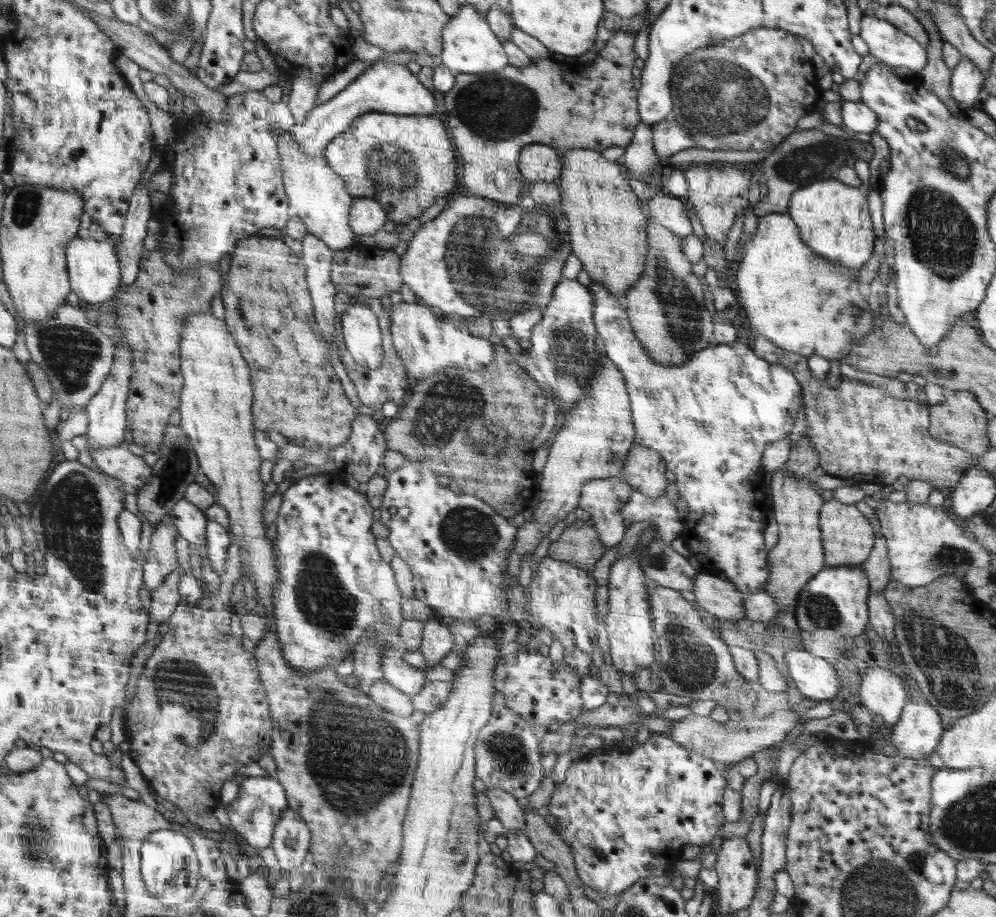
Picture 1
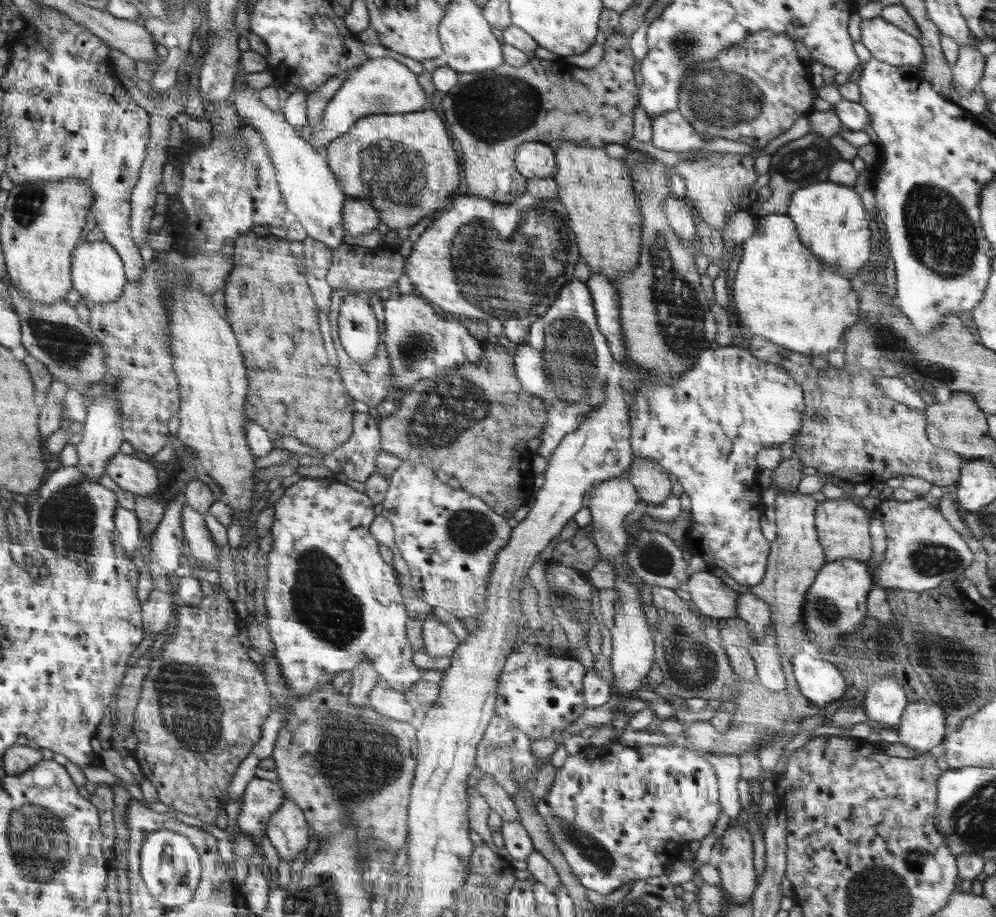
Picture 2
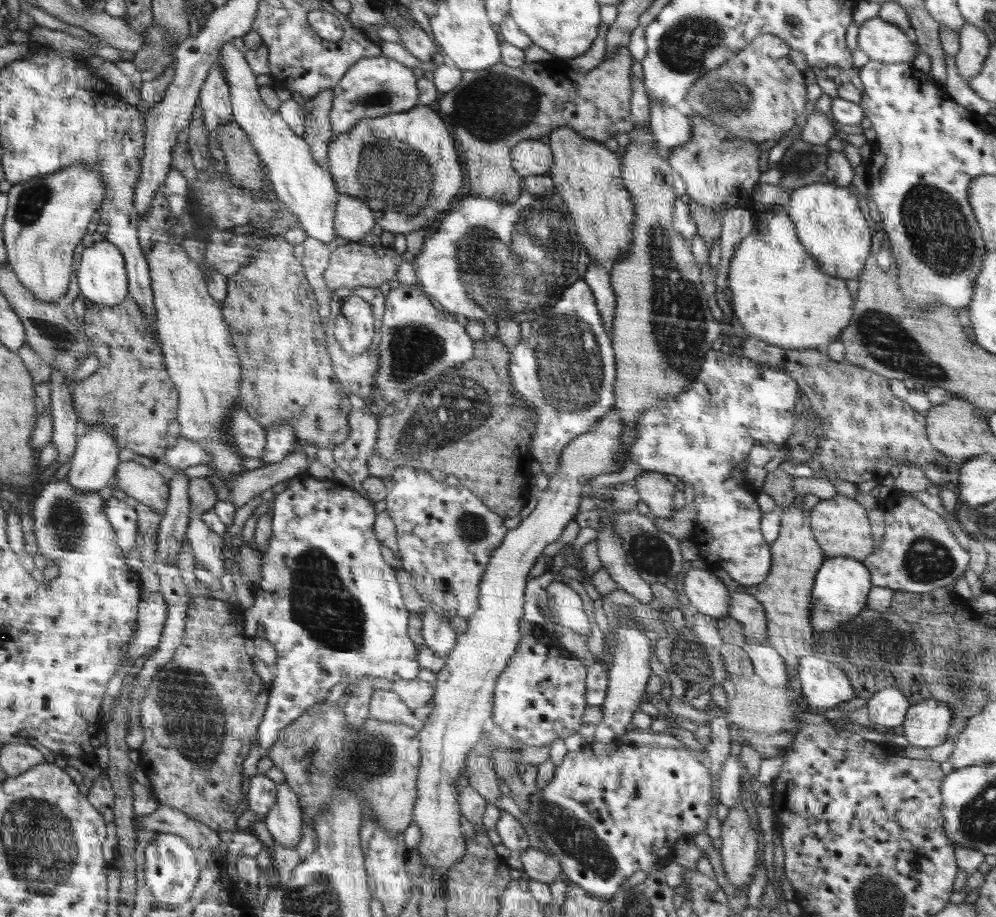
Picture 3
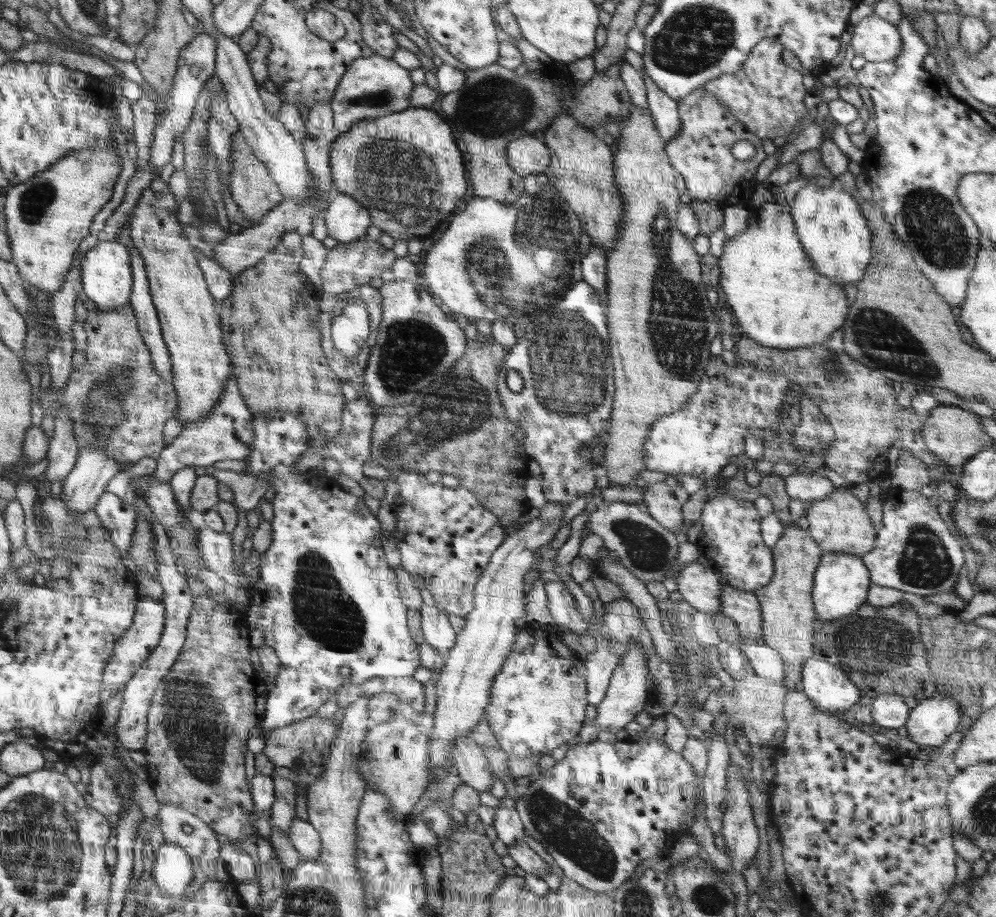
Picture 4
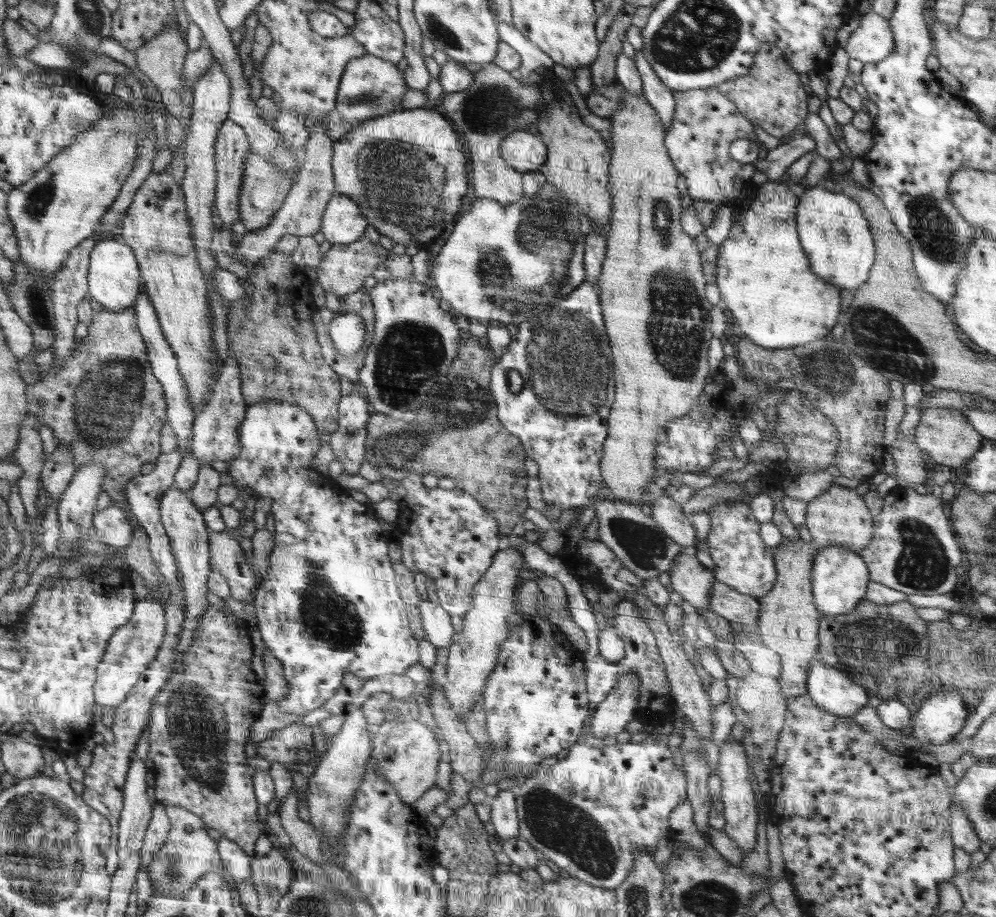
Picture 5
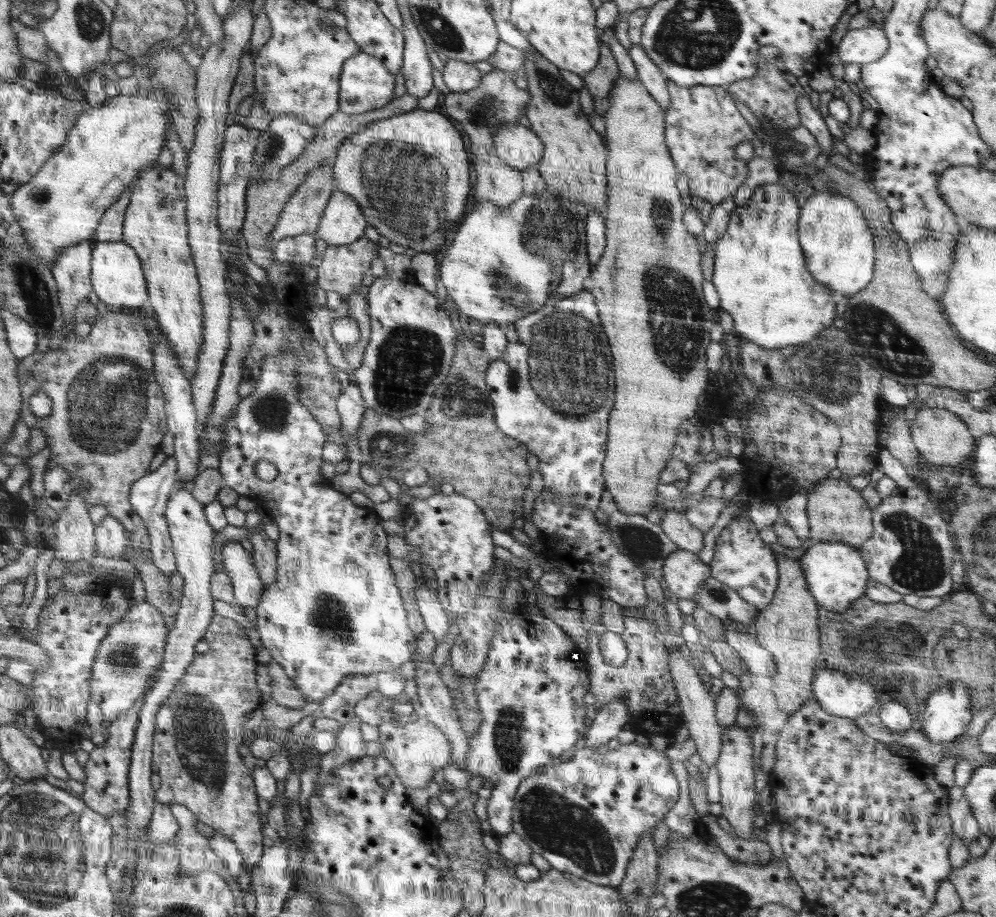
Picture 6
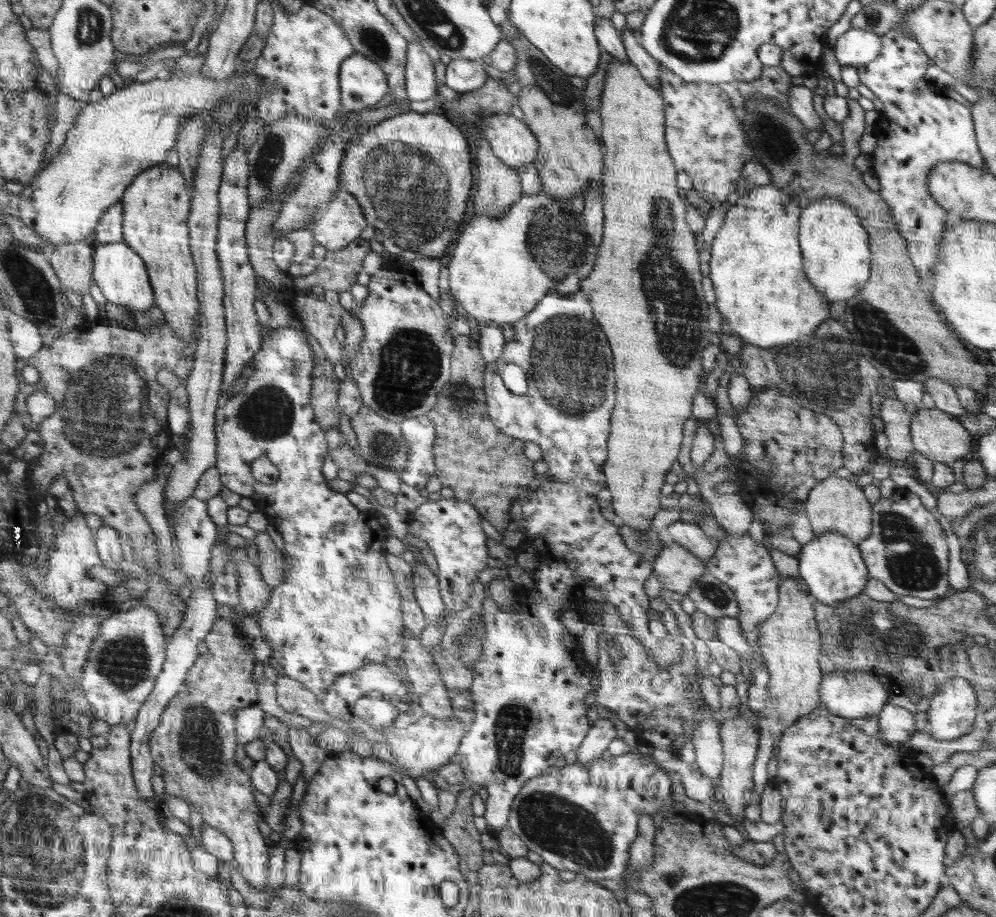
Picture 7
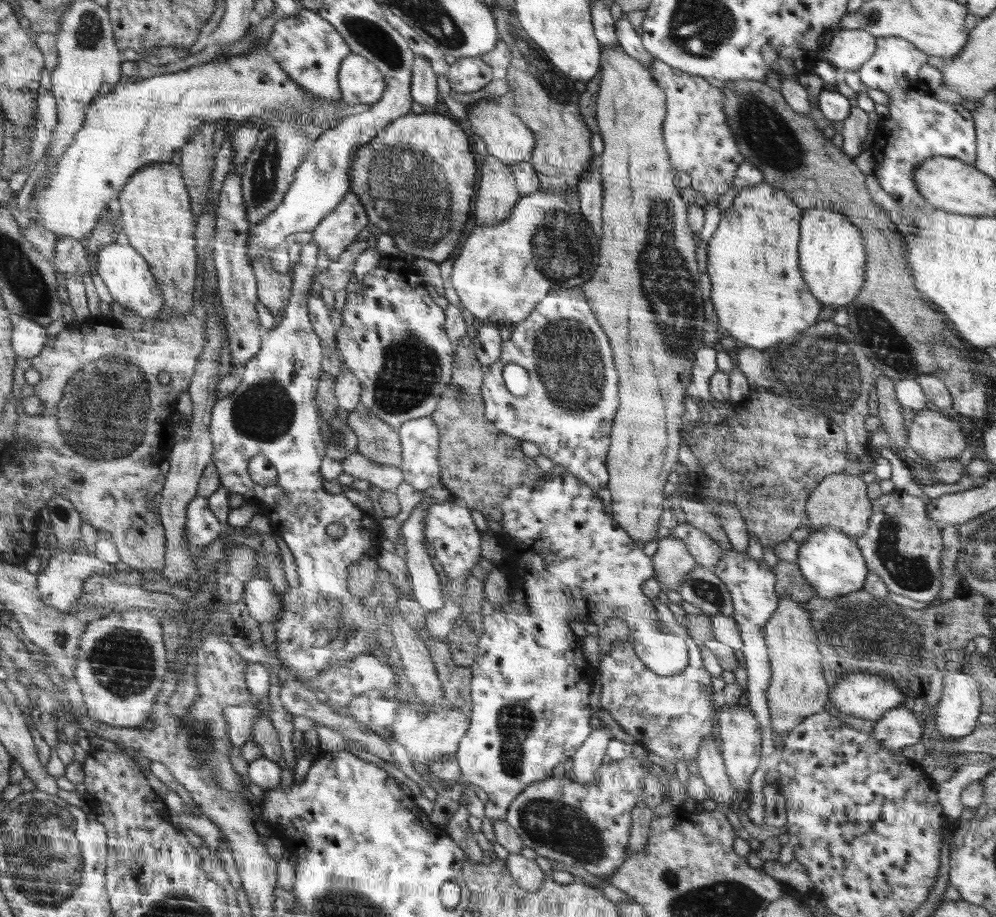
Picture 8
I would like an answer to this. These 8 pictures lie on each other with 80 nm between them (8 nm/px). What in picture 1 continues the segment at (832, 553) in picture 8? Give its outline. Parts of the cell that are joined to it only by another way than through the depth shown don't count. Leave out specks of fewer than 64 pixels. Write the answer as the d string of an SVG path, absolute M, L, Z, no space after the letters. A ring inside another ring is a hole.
M830 566L824 567L812 579L808 580L802 589L795 606L792 624L800 626L800 630L814 632L814 630L834 630L838 636L862 635L869 625L869 611L867 608L870 594L869 580L861 566Z

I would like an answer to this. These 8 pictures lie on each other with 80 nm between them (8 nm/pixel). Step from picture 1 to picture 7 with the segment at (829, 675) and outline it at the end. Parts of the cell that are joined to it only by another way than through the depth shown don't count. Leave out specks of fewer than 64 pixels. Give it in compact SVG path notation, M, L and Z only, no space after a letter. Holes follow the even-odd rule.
M831 672L824 674L818 690L821 705L831 714L847 719L879 716L884 706L888 705L886 687L870 674L854 674L854 672Z

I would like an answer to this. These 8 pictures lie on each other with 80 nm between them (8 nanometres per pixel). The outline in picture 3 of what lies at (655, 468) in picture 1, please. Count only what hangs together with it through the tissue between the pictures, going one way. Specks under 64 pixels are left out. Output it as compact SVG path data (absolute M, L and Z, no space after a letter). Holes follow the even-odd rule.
M646 470L633 482L636 482L635 488L640 500L649 506L650 513L655 518L666 519L675 513L673 498L676 488L675 484L670 483L664 475L664 473L655 470Z

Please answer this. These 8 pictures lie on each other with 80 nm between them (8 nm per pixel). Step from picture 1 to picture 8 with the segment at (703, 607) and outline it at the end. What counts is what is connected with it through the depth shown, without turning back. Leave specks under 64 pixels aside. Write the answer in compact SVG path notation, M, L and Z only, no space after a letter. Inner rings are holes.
M672 536L659 540L654 556L654 578L670 590L680 590L686 582L686 576L698 568L698 562L689 552L684 541Z

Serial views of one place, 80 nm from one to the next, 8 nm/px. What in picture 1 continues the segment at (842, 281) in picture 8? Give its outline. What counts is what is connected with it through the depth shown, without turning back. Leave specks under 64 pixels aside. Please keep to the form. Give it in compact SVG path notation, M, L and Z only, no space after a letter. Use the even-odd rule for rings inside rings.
M834 178L820 180L792 194L787 214L798 227L802 242L827 260L832 260L834 264L838 262L848 269L860 269L873 254L874 240L877 236L874 235L866 195L862 195L858 187L844 184Z

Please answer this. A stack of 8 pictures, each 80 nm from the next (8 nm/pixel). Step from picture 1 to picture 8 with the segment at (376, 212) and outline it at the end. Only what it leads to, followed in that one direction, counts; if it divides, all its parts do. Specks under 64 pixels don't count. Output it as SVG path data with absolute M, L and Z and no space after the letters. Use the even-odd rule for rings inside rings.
M350 191L342 203L311 232L312 241L326 252L329 259L338 259L368 224L365 210L357 193Z

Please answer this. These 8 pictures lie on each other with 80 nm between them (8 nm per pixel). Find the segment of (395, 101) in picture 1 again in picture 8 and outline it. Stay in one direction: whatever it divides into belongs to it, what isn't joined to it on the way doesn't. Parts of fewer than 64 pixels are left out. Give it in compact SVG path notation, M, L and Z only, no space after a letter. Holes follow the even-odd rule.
M350 53L338 73L342 106L378 103L388 87L384 73L365 56Z

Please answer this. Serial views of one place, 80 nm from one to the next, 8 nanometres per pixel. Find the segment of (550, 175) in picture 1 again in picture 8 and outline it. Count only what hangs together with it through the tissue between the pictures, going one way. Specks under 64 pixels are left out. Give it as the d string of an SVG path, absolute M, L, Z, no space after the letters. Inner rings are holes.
M478 100L476 103L466 106L466 114L472 126L471 130L486 144L488 155L498 158L509 166L514 163L528 162L533 158L533 150L537 146L536 134L510 110L506 110L498 104L488 104L488 102Z

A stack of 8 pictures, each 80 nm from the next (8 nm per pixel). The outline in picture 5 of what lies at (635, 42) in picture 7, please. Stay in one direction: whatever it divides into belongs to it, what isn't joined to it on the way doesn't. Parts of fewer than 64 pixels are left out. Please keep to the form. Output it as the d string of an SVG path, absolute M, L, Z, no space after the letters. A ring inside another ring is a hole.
M641 50L635 52L633 61L639 70L637 76L641 78L642 85L644 86L643 96L649 100L649 103L656 110L665 128L670 128L675 110L673 92L670 92L662 84L662 81L658 80L658 76L656 76L654 69L650 66L650 63L646 60Z

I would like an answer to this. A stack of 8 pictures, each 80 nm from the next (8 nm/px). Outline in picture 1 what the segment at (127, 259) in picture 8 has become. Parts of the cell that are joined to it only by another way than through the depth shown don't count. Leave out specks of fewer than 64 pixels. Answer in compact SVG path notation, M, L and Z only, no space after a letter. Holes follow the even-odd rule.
M86 235L75 236L66 251L66 260L68 261L70 284L73 285L73 291L84 305L106 303L118 293L121 286L121 265L116 248L112 248L106 239L100 242Z

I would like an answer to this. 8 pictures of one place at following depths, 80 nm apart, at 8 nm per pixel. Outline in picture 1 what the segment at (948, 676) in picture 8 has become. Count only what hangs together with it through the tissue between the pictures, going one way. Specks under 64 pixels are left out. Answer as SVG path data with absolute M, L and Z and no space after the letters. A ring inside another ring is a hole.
M910 700L899 721L890 727L890 741L905 759L928 757L945 731L940 715L927 702Z

